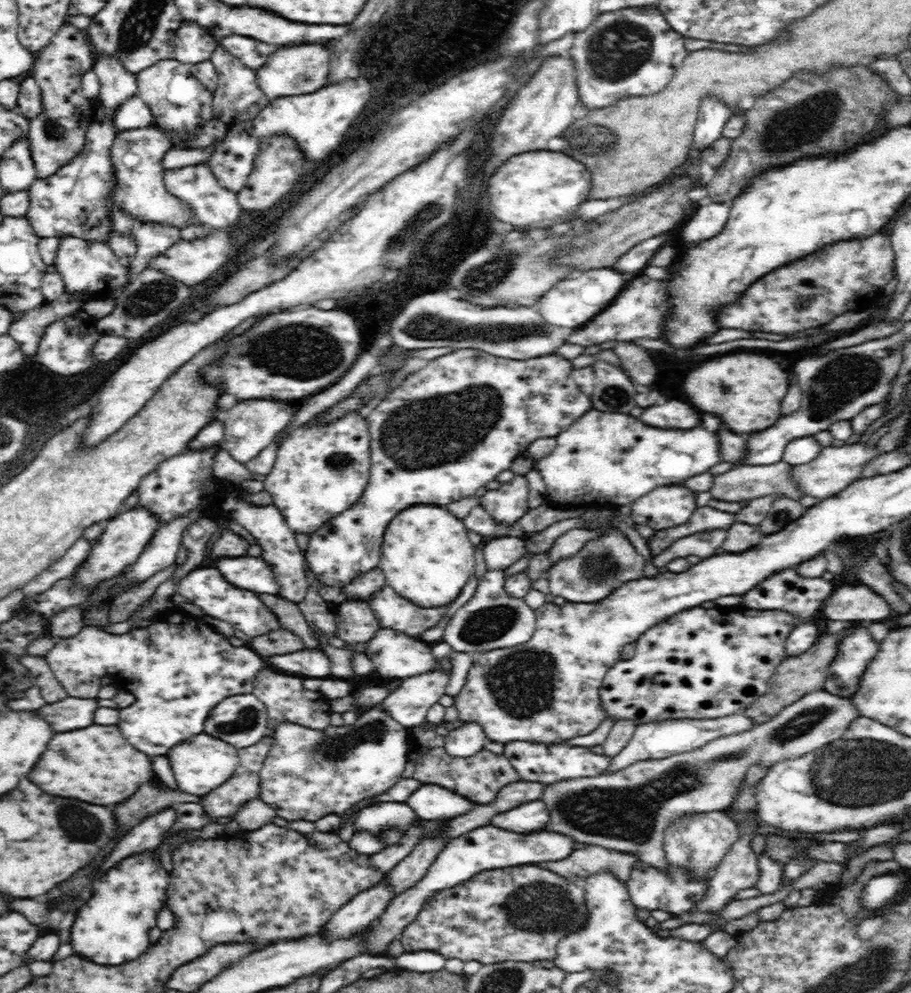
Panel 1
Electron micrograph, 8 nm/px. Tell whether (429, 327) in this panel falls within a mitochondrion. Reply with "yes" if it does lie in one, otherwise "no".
yes

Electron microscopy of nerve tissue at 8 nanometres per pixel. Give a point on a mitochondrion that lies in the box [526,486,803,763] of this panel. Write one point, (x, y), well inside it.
(597, 568)

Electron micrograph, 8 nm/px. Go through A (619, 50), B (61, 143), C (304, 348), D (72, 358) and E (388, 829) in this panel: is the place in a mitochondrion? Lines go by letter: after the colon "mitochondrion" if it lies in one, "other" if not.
A: mitochondrion
B: mitochondrion
C: mitochondrion
D: other
E: mitochondrion

